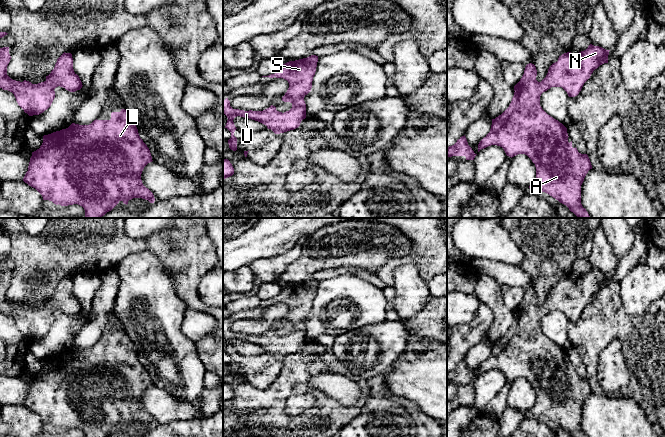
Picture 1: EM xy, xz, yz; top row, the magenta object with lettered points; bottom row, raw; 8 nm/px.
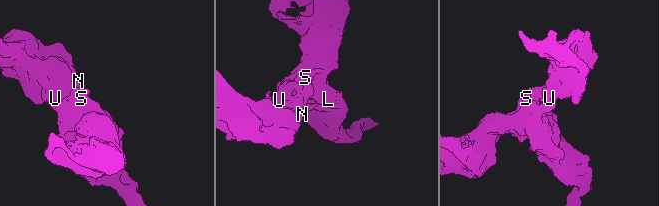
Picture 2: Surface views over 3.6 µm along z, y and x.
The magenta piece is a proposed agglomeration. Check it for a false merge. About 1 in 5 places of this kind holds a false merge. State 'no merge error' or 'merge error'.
no merge error

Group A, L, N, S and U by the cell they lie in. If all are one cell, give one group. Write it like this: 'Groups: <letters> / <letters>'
Groups: A L N S U

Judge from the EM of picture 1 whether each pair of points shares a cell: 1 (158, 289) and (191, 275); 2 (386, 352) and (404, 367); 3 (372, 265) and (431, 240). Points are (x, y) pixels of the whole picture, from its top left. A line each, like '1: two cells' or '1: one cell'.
1: two cells
2: two cells
3: two cells

